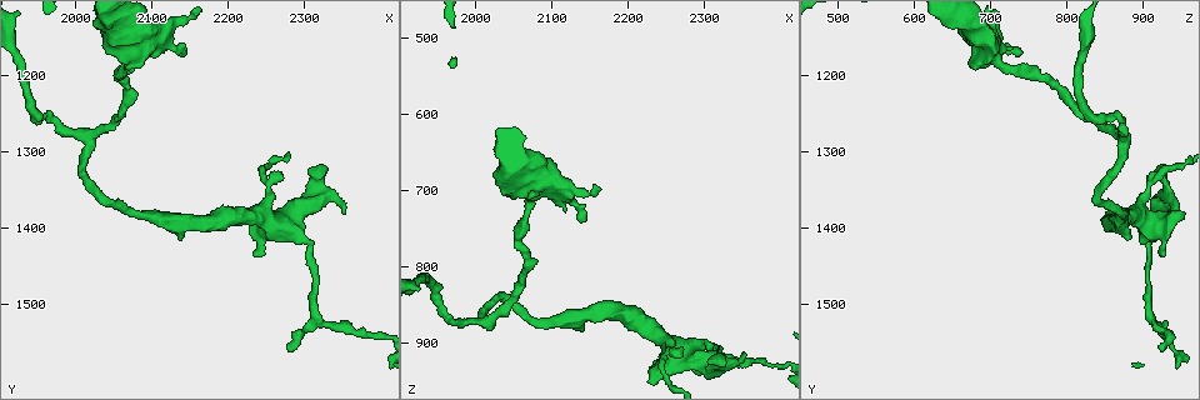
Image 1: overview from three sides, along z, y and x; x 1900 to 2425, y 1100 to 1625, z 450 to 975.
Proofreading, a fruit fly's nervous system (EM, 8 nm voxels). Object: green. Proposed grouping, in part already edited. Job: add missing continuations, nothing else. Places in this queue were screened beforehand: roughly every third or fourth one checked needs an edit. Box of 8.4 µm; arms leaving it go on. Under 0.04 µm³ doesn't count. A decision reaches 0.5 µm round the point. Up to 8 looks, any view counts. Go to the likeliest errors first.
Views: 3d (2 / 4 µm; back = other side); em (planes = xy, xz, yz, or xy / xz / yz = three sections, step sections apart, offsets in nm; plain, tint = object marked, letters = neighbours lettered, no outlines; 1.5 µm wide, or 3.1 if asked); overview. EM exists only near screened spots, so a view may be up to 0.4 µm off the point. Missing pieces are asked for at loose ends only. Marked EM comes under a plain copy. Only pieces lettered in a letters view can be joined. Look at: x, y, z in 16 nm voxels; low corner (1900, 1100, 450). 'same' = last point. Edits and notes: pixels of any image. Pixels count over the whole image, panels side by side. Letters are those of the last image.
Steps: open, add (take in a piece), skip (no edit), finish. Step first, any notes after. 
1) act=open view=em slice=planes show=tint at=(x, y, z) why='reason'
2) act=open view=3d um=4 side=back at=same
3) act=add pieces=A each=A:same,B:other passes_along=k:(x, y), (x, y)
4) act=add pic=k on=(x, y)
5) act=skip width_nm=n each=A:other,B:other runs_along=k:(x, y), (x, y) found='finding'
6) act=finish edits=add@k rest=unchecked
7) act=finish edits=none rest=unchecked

act=open view=3d um=2 side=back at=(2230, 1435, 925) why='an open end'

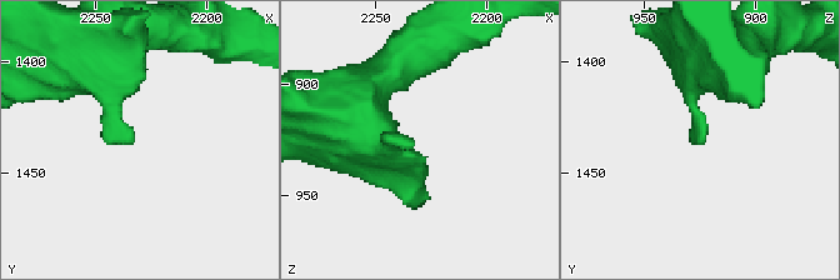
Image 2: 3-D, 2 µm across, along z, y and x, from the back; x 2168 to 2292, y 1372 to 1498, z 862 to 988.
act=open view=em slice=yz step=4 show=letters at=(2230, 1435, 926)

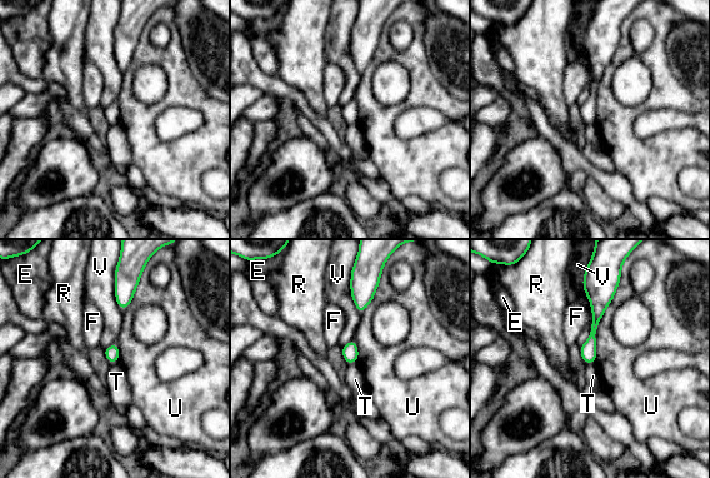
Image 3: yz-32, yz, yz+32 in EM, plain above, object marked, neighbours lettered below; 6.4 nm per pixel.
act=open view=em slice=planes show=letters at=same

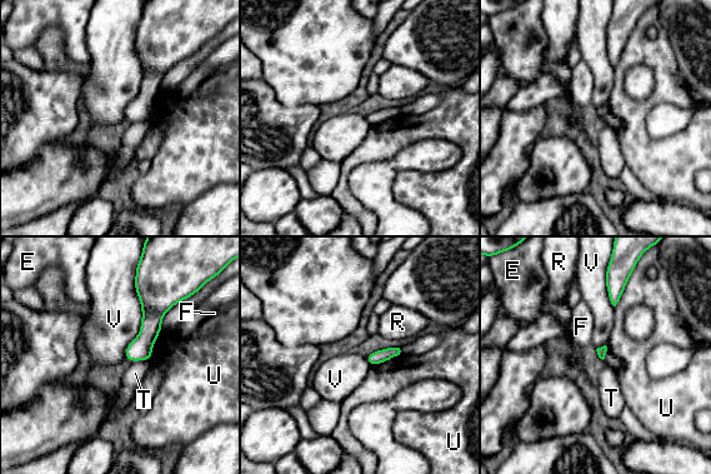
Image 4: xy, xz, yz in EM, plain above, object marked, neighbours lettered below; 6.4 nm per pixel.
act=skip each=E:other,F:other,R:other,T:other,U:other,V:other border=4:(136, 272), (141, 327), (124, 358) found='no lettered piece goes on from it'

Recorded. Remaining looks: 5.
act=open view=3d um=2 at=(2350, 1380, 920) why='an open end'

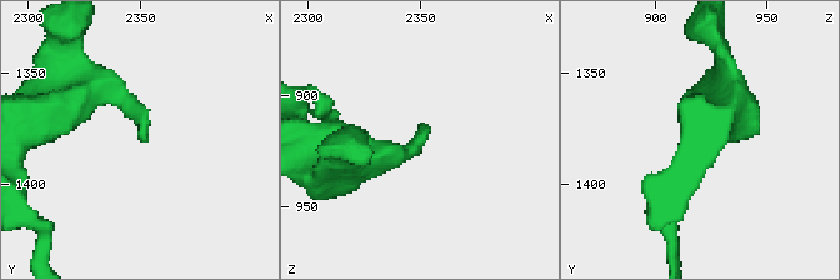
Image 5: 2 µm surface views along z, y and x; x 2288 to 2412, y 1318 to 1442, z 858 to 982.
act=open view=em slice=planes show=tint at=(2351, 1379, 916) why='need the tissue'

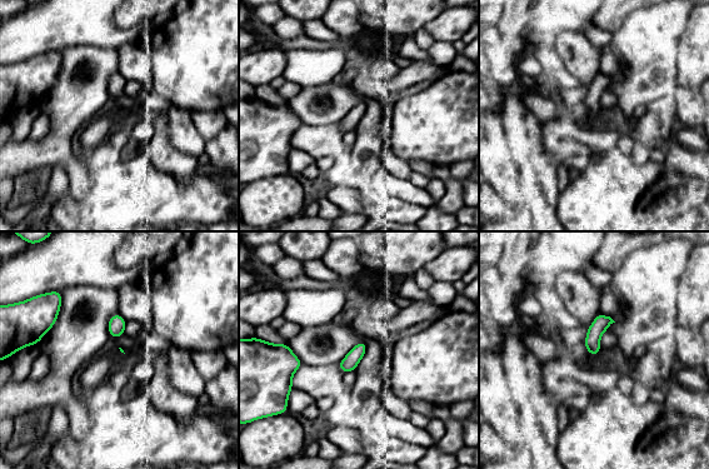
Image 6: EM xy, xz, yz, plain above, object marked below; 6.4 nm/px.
act=open view=em slice=planes show=letters at=same

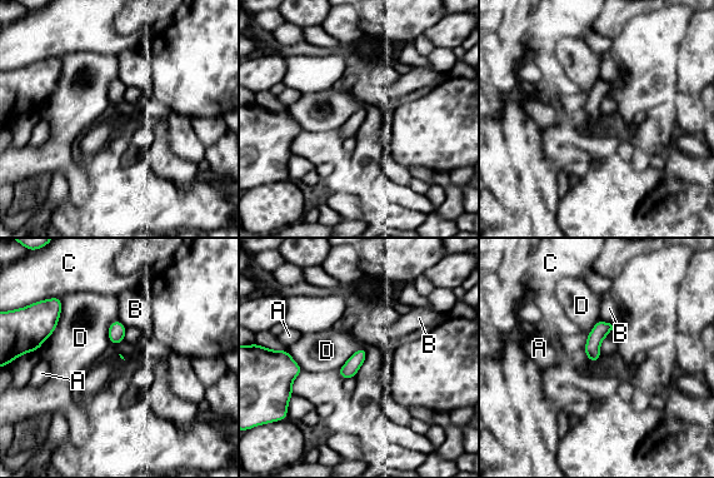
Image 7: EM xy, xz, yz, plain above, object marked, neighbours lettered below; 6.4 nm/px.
act=skip each=A:other,B:other,C:other,D:other border=7:(63, 297), (56, 328), (38, 349) found='none of them fits'

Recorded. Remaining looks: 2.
act=open view=em slice=xy step=8 show=letters at=(2280, 1565, 925) why='tapers out'

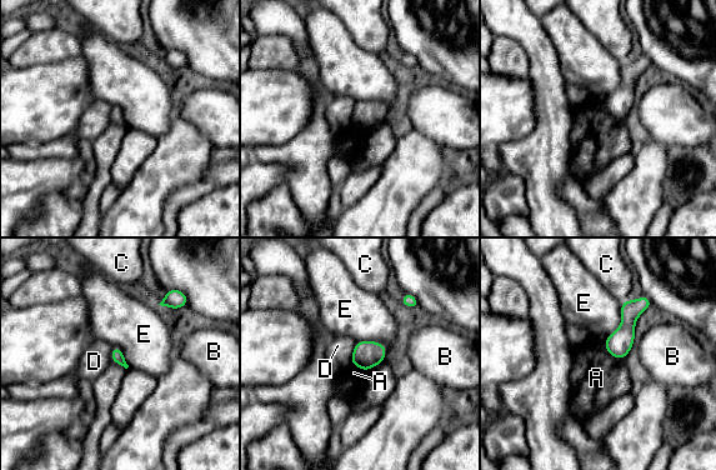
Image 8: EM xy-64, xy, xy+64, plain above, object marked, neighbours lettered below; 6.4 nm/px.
act=skip longest_contact=E:240nm each=A:other,B:other,C:other,D:other,E:other border=8:(606, 336), (605, 349), (624, 359) found='no lettered piece goes on from it'

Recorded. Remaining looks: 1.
act=finish edits=none rest=unchecked

